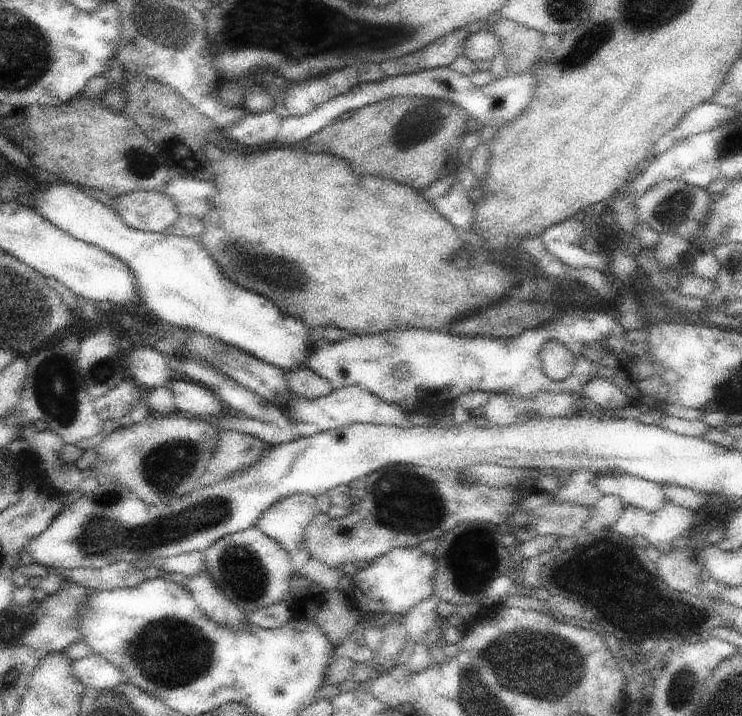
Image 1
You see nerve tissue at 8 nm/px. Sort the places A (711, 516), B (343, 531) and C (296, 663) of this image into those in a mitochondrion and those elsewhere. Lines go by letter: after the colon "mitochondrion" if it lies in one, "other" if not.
A: other
B: mitochondrion
C: other

